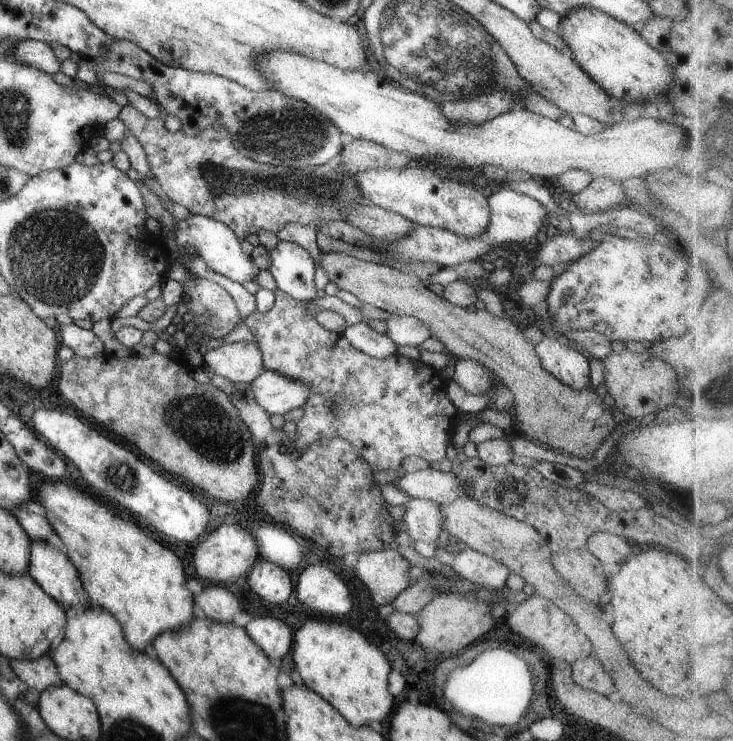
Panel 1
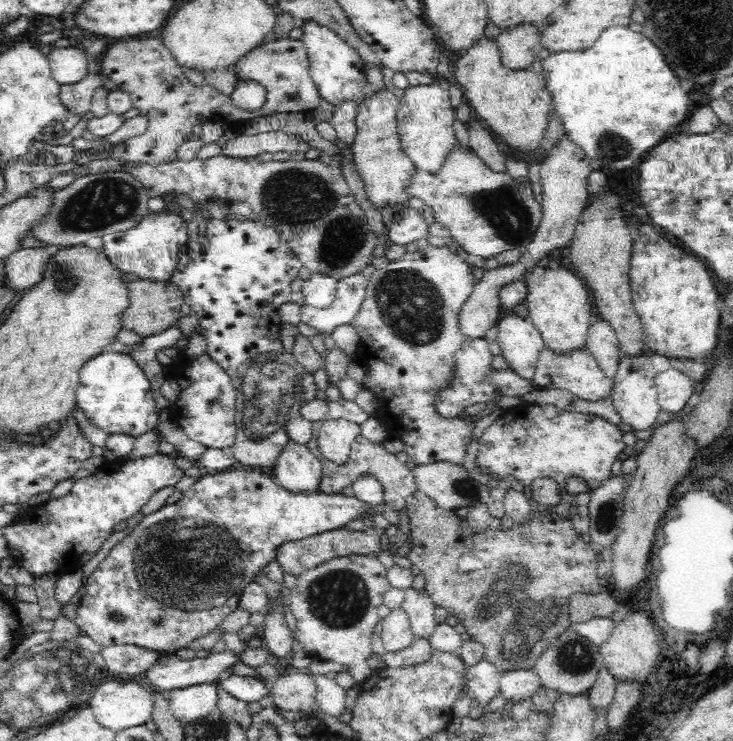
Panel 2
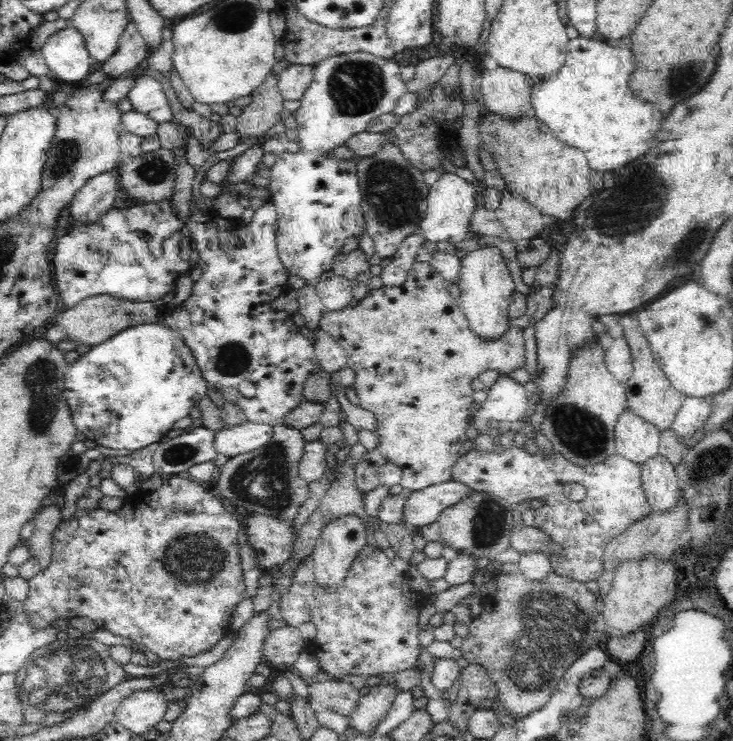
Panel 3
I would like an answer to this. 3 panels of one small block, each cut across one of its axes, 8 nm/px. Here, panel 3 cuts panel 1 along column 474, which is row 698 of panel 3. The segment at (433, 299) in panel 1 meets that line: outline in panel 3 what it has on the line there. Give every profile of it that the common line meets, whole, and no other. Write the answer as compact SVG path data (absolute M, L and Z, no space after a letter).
M330 678L321 682L314 680L313 684L308 685L308 696L319 710L333 710L340 716L350 716L358 706L362 695L363 690L357 689L351 682L340 679Z

